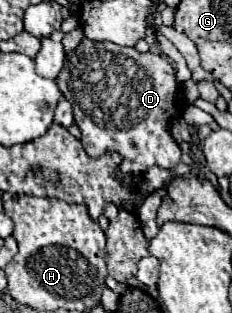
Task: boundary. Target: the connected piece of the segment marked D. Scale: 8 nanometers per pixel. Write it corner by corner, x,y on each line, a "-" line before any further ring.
83,38
81,44
79,44
73,52
67,54
67,64
65,64
65,68
61,70
61,74
57,76
57,86
59,86
59,90
63,92
63,96
65,96
65,98
71,102
71,106
73,106
75,122
77,122
77,126
81,128
81,134
83,134
81,142
83,142
83,148
85,148
87,156
89,156
89,158
101,158
101,156
107,154
107,152
117,152
117,154
123,156
123,162
117,166
119,178
143,176
151,166
159,166
159,168
165,168
165,170
173,170
173,168
181,162
181,148
179,148
179,144
173,140
173,136
169,134
169,124
171,124
171,120
181,114
181,110
179,110
179,82
177,82
177,78
175,78
175,68
171,66
171,62
169,62
167,56
163,56
163,54
151,54
151,52
141,54
141,52
137,52
135,48
115,46
113,42
93,42
93,40
89,40
89,38

